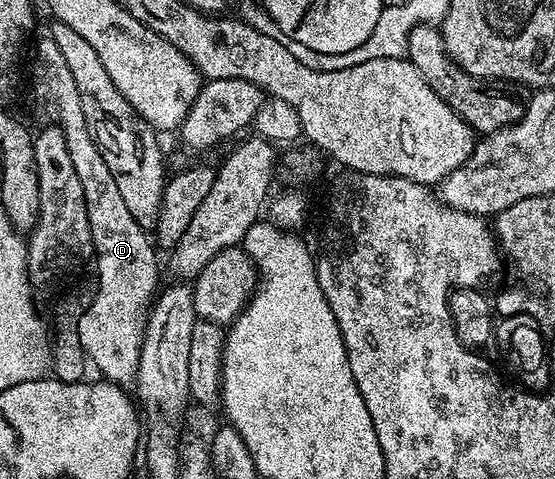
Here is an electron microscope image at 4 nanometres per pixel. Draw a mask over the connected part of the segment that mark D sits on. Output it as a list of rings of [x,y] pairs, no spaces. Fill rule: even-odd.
[[[43,38],[35,48],[35,57],[31,60],[31,84],[35,87],[36,98],[55,111],[54,123],[65,134],[65,146],[69,146],[73,170],[77,170],[77,178],[81,178],[85,190],[89,230],[95,247],[93,265],[99,289],[95,297],[90,297],[80,316],[80,346],[86,359],[92,365],[95,363],[104,381],[127,386],[134,381],[149,309],[160,287],[159,260],[155,257],[157,248],[121,199],[117,182],[113,182],[113,174],[109,174],[109,166],[105,166],[105,158],[101,158],[101,150],[97,150],[89,134],[89,126],[85,126],[85,110],[81,110],[81,98],[77,98],[73,73],[69,66],[65,66],[65,57],[61,50],[57,50],[57,44],[49,38]]]

